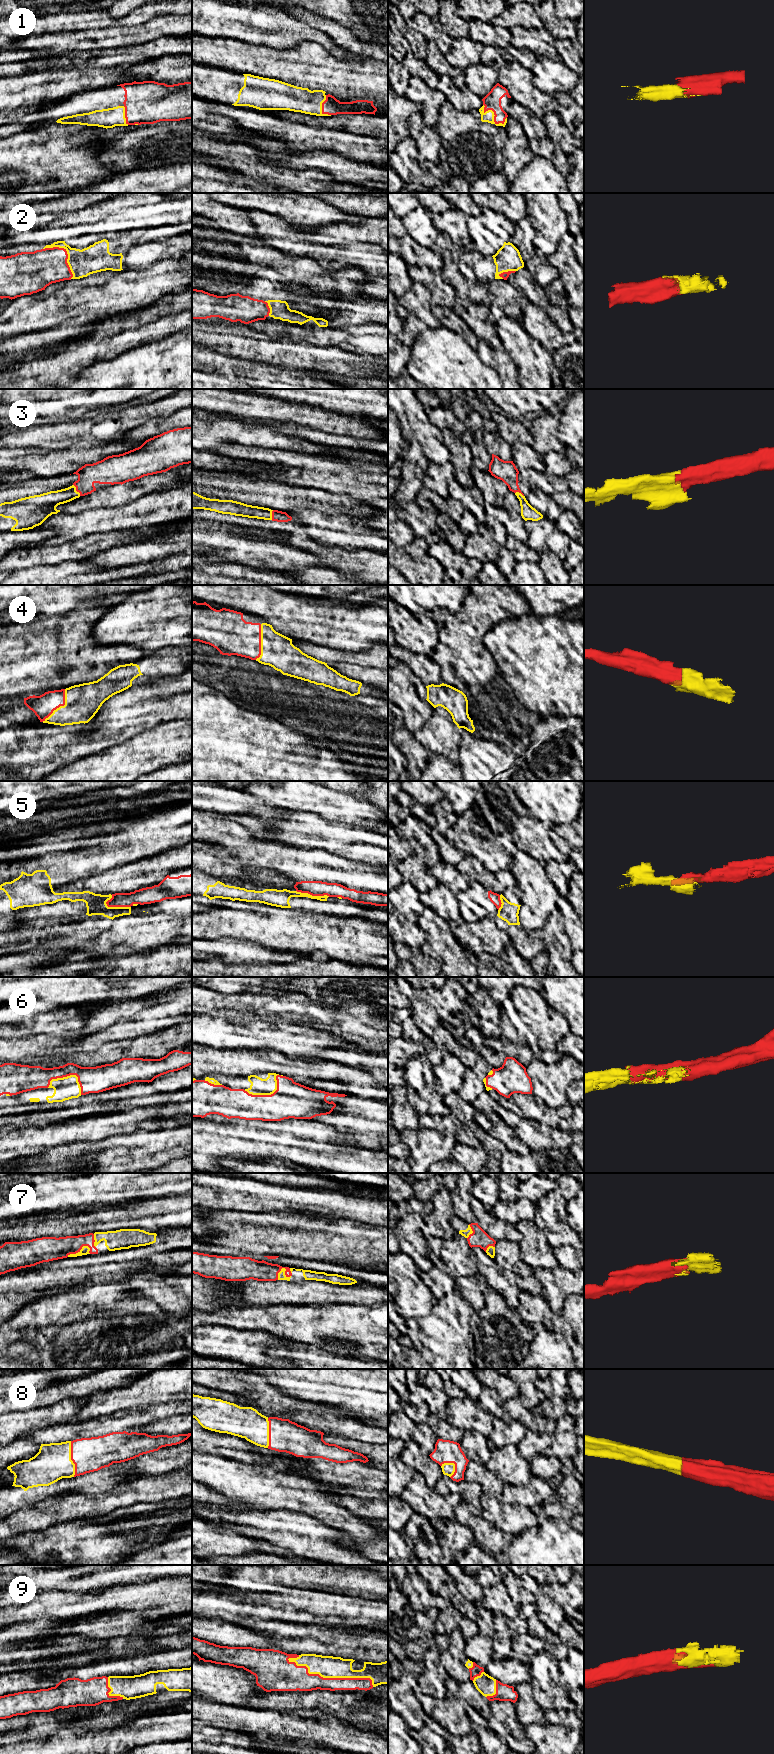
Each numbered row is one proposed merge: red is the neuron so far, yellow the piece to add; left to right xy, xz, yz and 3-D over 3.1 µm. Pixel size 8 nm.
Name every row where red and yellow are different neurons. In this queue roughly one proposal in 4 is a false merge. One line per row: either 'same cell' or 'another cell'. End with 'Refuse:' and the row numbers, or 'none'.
1: same cell
2: same cell
3: same cell
4: same cell
5: another cell
6: same cell
7: same cell
8: same cell
9: same cell
Refuse: 5

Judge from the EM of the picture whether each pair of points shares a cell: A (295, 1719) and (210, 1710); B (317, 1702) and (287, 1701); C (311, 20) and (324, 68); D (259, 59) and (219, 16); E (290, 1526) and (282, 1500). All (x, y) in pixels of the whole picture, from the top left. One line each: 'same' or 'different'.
A: same
B: same
C: different
D: different
E: different

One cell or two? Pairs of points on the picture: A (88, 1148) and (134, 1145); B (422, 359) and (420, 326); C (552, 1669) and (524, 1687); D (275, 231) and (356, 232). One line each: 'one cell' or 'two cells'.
A: one cell
B: two cells
C: two cells
D: two cells

